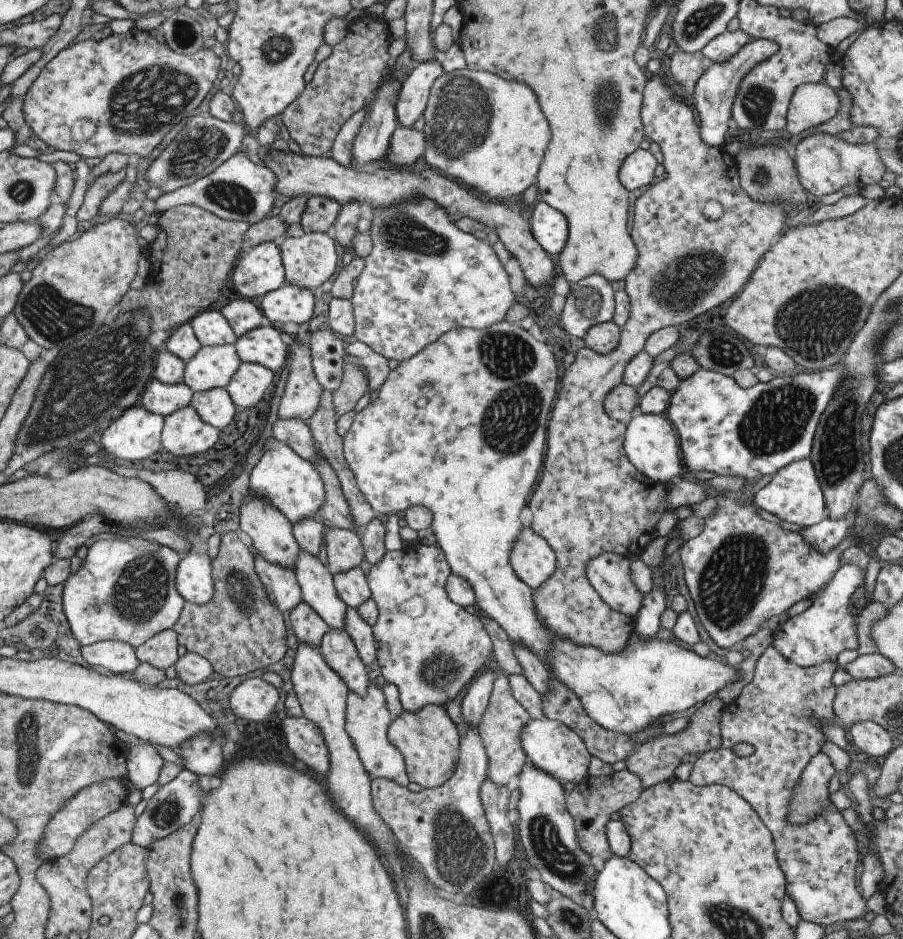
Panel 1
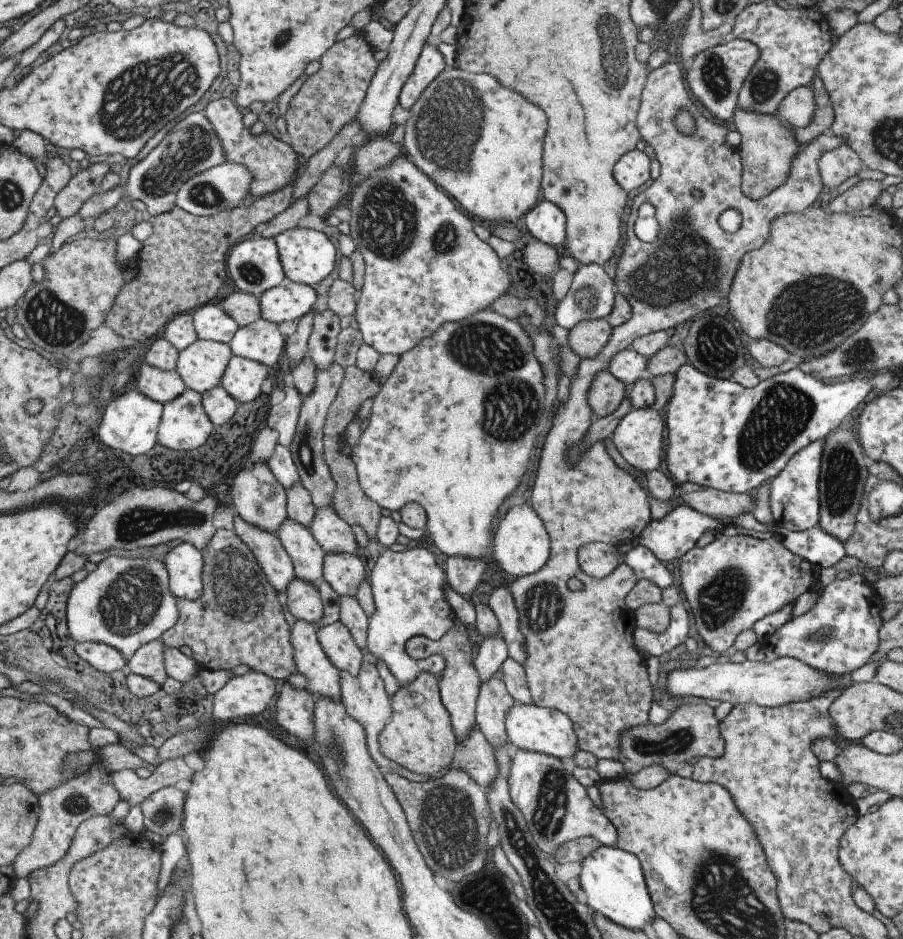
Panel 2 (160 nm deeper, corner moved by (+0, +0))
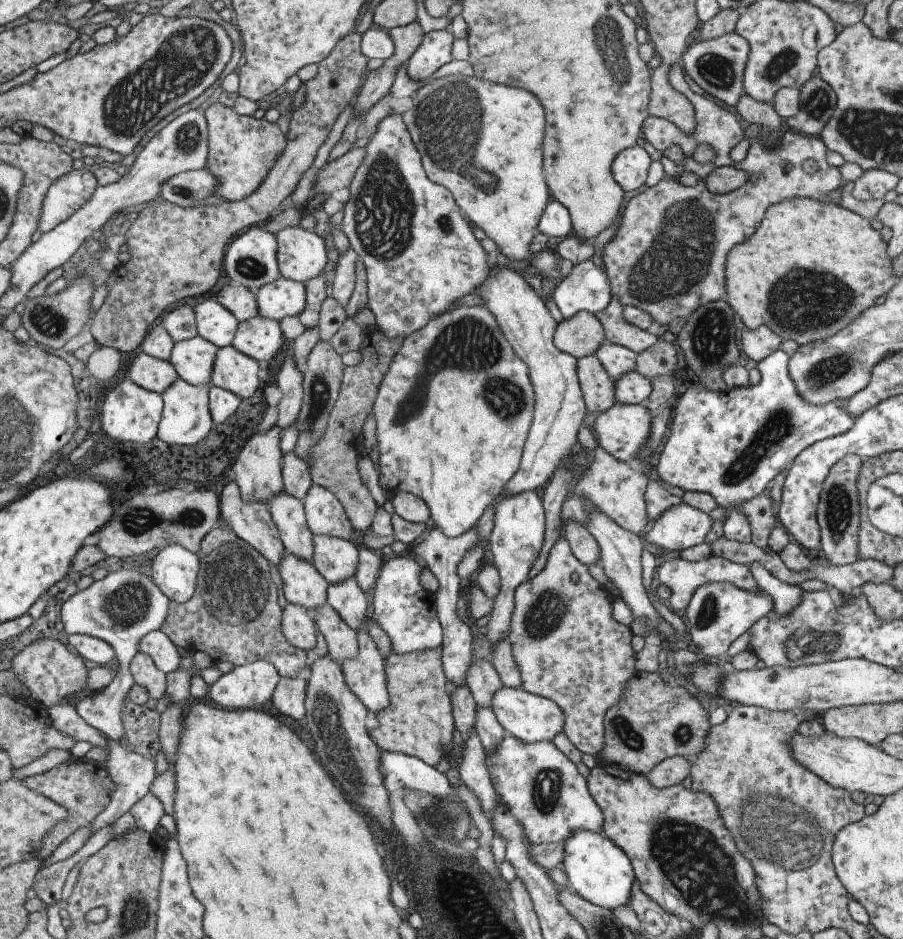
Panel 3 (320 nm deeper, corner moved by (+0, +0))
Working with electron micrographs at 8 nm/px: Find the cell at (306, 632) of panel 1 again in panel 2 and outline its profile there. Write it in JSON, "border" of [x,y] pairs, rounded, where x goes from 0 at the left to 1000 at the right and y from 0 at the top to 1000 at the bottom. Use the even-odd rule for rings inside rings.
{"border":[[[324,613],[315,628],[318,650],[328,659],[340,661],[346,666],[357,654],[351,623],[352,621],[346,623],[339,618]]]}

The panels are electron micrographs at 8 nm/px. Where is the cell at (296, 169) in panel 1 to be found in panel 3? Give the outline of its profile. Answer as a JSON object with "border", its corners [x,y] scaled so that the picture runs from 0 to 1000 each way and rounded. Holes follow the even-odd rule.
{"border":[[[243,109],[234,111],[224,120],[230,142],[229,170],[225,179],[240,192],[236,209],[249,214],[265,214],[277,209],[317,157],[310,136],[292,127],[282,128],[278,124],[265,122],[258,115]]]}

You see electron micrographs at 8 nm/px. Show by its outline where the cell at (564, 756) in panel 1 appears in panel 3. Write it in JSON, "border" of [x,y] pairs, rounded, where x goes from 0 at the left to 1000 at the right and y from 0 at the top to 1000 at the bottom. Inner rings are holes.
{"border":[[[557,732],[553,737],[548,737],[548,741],[544,743],[543,756],[560,782],[584,792],[610,790],[619,780],[623,781],[623,771],[626,771],[623,758],[610,745],[586,739],[578,732]]]}

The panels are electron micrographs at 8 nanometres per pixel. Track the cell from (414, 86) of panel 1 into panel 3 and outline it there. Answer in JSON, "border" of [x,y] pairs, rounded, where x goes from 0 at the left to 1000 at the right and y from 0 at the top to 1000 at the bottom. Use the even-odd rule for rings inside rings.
{"border":[[[495,31],[480,32],[470,36],[462,52],[450,65],[451,82],[473,88],[487,70],[501,64],[502,43],[499,34],[495,34]]]}

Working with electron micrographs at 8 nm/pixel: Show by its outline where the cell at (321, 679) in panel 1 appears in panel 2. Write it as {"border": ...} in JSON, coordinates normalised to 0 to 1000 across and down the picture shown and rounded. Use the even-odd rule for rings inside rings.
{"border":[[[327,659],[321,670],[321,687],[328,716],[341,724],[338,734],[347,743],[378,748],[374,732],[375,714],[360,699],[348,667],[340,661]]]}

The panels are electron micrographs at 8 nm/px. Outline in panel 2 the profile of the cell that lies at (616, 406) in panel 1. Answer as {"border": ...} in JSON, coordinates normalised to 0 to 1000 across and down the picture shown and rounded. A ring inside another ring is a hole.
{"border":[[[668,393],[653,407],[649,427],[658,445],[662,445],[677,441],[692,422],[691,409]]]}

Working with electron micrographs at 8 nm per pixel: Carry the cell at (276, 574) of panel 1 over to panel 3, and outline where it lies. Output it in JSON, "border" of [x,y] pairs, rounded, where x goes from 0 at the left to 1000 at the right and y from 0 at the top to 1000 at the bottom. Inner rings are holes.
{"border":[[[257,510],[243,526],[241,537],[245,557],[248,557],[262,573],[276,579],[280,586],[291,592],[298,603],[308,604],[309,599],[313,596],[313,589],[317,587],[308,573],[307,562],[302,558],[296,538],[287,537],[287,535],[282,535],[282,537],[280,535],[269,535],[262,515]]]}

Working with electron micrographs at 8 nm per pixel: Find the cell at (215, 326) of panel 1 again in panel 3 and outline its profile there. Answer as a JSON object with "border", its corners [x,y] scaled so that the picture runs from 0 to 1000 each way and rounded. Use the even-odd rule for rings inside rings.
{"border":[[[223,319],[215,332],[217,357],[238,370],[256,367],[264,343],[238,319]]]}

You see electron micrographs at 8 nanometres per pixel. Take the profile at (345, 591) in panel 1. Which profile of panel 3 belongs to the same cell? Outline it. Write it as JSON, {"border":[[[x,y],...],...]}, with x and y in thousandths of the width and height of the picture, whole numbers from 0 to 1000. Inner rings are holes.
{"border":[[[346,571],[346,603],[363,623],[392,613],[398,599],[396,586],[386,575],[369,571]]]}

